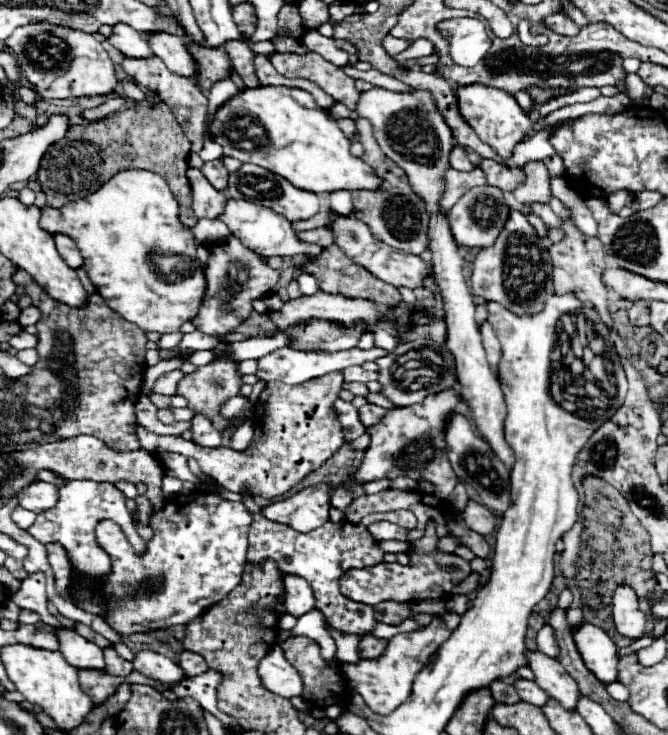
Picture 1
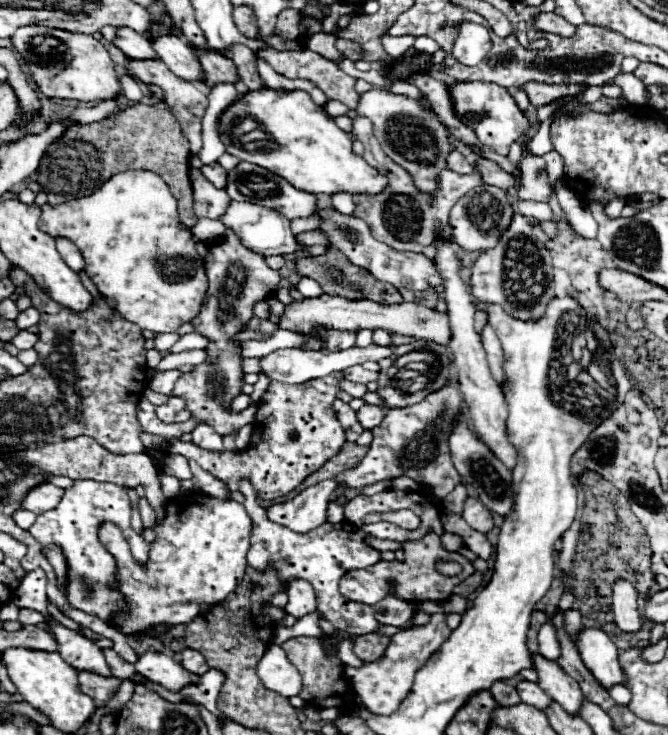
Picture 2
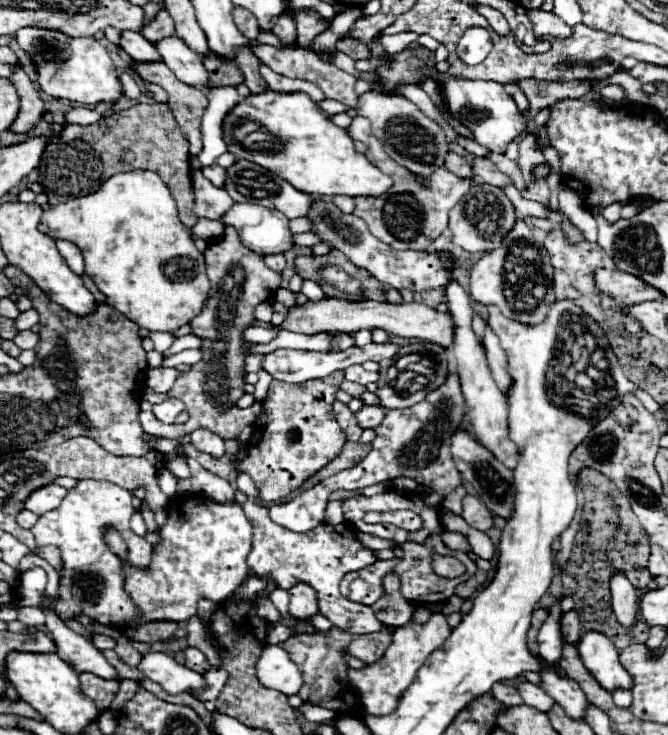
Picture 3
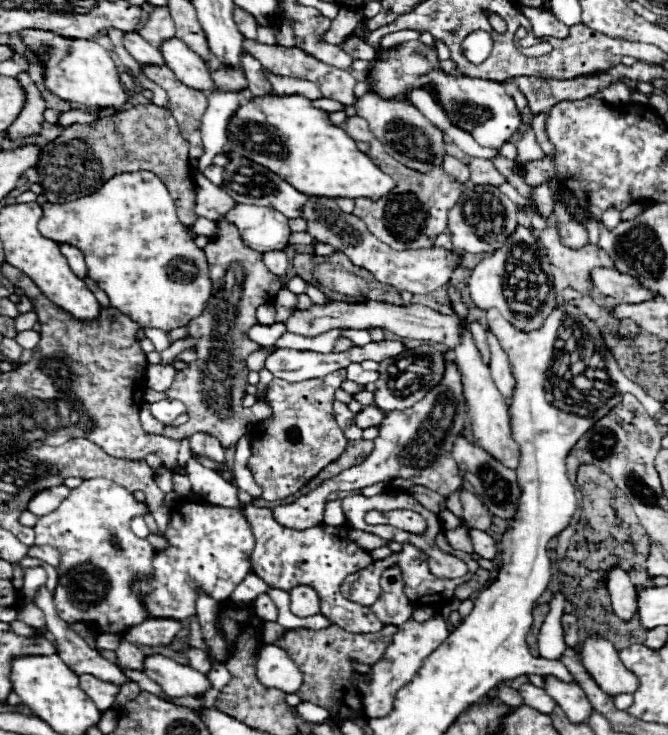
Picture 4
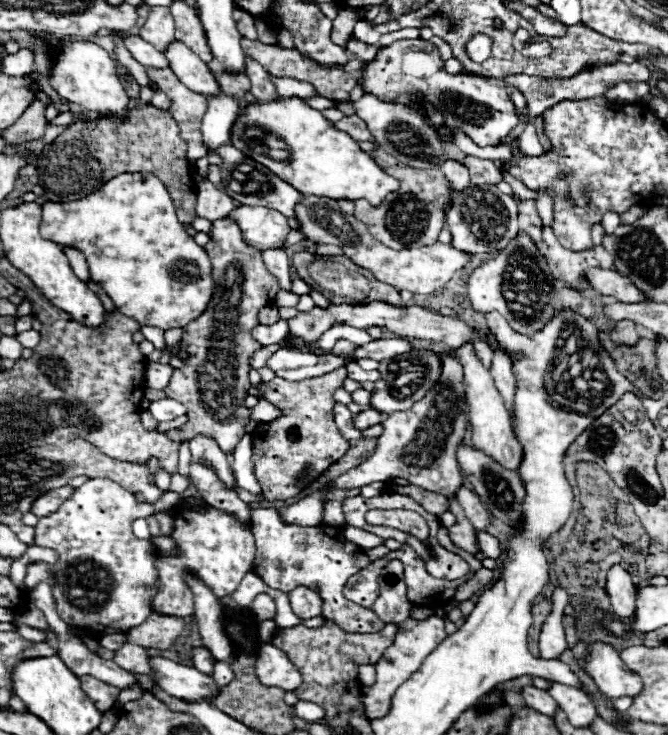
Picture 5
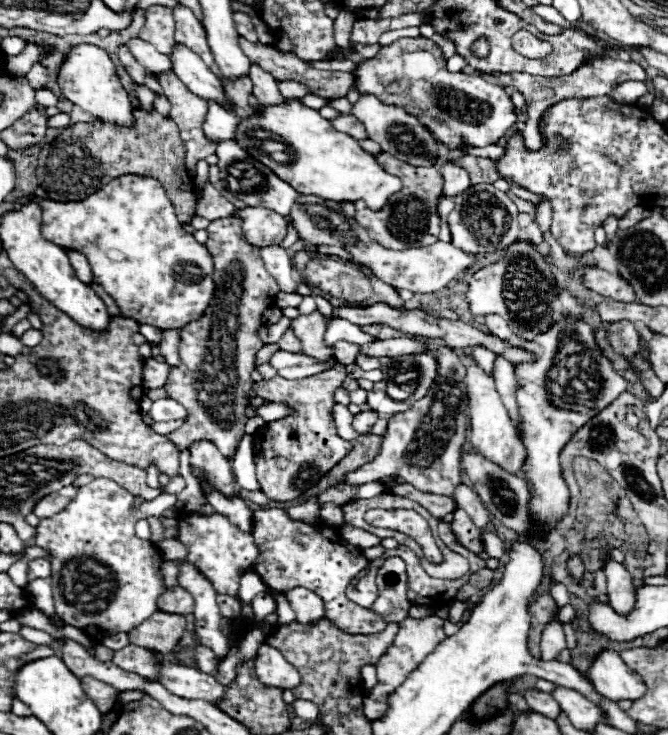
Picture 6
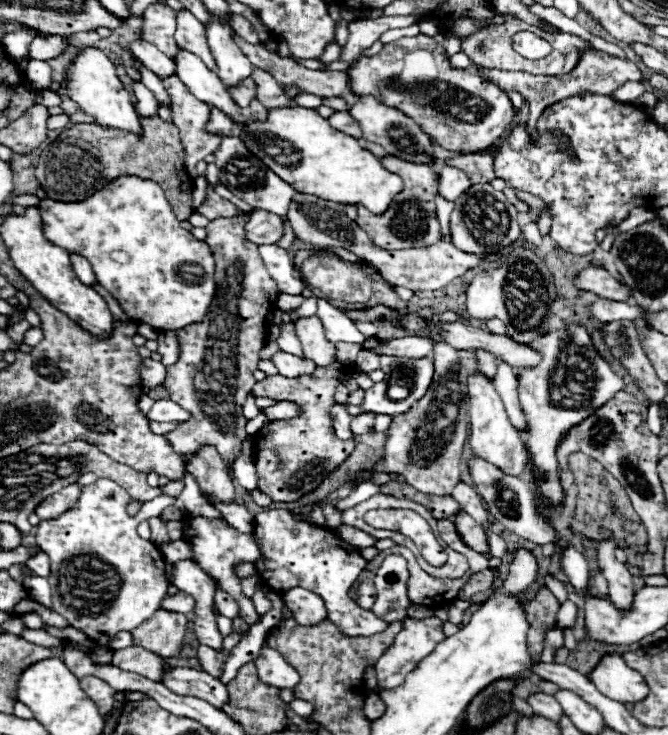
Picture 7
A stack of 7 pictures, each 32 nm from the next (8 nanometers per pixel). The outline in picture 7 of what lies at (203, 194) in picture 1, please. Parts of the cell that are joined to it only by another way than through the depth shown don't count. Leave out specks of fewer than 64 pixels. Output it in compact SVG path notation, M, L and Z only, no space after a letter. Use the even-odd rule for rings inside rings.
M208 188L208 194L206 194L206 202L198 208L198 212L202 216L206 216L208 220L216 220L216 218L232 218L236 216L240 210L226 198L218 196L212 188Z

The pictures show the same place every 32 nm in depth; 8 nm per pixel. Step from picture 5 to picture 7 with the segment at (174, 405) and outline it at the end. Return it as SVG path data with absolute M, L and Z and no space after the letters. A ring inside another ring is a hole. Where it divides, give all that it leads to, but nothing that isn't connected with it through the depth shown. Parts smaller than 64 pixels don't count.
M156 400L152 410L148 412L148 418L156 420L156 422L178 422L178 420L186 422L186 420L190 420L190 412L186 412L172 400Z

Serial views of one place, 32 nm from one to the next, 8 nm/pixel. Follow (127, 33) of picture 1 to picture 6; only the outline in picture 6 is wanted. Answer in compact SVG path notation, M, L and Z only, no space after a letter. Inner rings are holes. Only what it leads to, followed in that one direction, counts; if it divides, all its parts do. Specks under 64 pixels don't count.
M134 38L134 40L130 40L128 44L128 50L132 52L132 56L146 68L146 70L150 70L150 72L172 72L172 60L166 56L166 54L162 54L162 52L158 52L150 42L144 42L144 40L140 40L140 38Z

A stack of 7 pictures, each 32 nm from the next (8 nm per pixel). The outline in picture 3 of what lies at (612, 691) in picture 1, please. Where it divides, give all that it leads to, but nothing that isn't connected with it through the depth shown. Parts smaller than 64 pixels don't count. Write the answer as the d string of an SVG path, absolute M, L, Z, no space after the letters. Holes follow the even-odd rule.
M618 689L611 693L615 705L619 708L628 708L632 703L632 693Z

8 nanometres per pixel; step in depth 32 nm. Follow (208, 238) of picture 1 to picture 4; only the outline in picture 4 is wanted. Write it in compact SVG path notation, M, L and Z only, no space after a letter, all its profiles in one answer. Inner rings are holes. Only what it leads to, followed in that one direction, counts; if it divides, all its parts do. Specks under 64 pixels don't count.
M198 218L198 220L194 222L192 230L194 230L196 234L202 234L202 236L208 236L208 238L210 238L210 236L216 232L216 222L206 220L206 218Z

